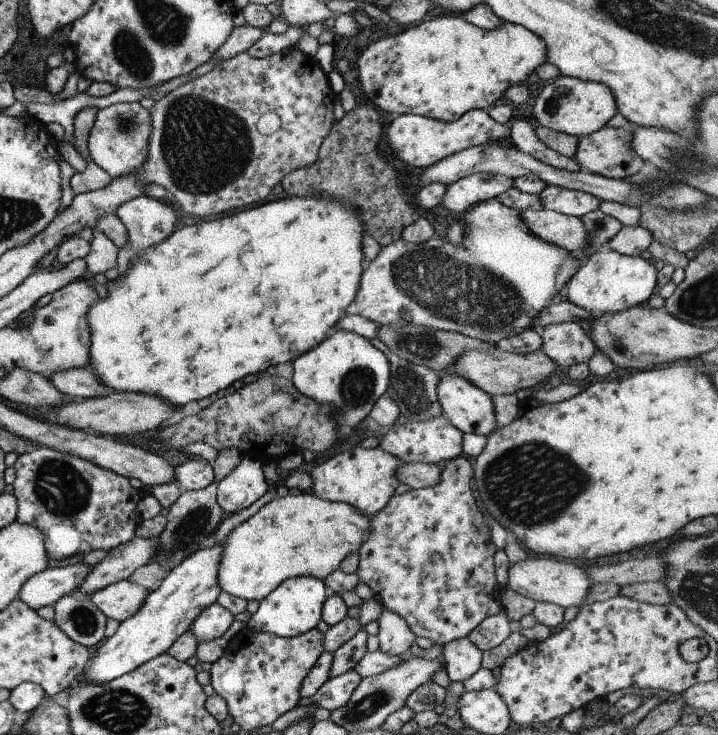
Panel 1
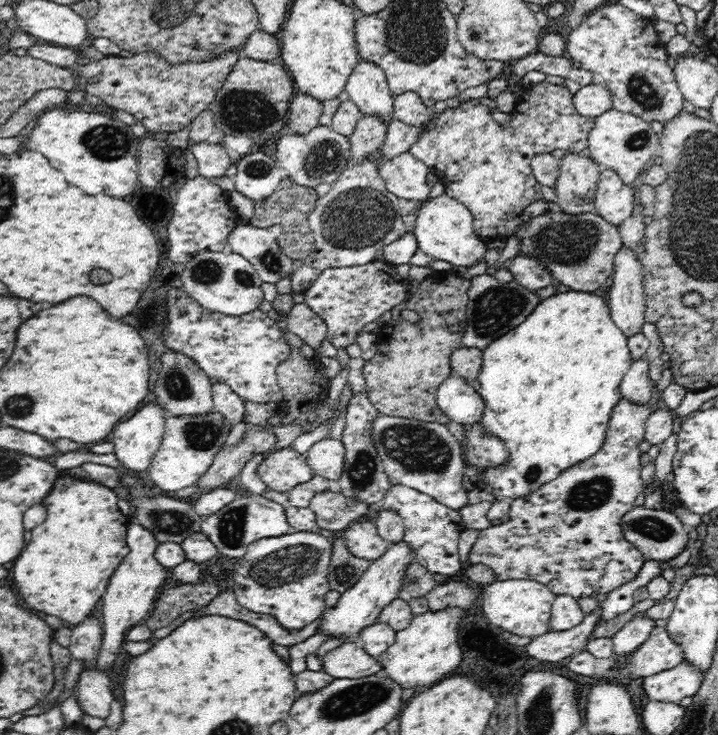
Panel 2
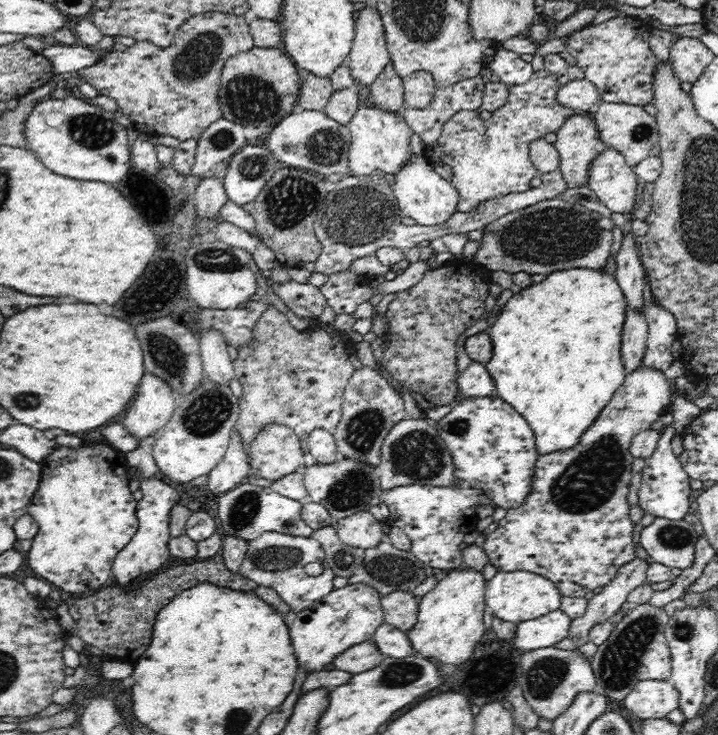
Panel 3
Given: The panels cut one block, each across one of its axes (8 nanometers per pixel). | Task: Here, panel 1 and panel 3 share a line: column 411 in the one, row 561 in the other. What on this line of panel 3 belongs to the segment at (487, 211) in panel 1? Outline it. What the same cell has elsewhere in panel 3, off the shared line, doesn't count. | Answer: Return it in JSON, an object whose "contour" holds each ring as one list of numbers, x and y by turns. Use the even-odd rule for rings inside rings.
{"contour":[[266,532,247,545,246,558,240,574,262,588,272,588,276,596,288,606,290,614,300,613,314,602,330,594,335,588,334,571,324,563,325,550,313,537,291,536,285,533],[306,564,321,564,323,571,317,576,304,571]]}

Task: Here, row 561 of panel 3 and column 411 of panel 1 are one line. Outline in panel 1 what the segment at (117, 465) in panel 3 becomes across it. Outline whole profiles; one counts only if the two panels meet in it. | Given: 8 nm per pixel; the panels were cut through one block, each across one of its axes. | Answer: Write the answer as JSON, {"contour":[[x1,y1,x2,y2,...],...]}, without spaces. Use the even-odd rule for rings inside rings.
{"contour":[[439,16,394,36,386,36,368,45,356,62,357,78,368,102,389,114,417,114,441,122,455,122,471,109,487,111,503,96,505,89,524,82,543,62,543,46,537,36,523,26,505,24,501,30,483,32,459,16]]}

